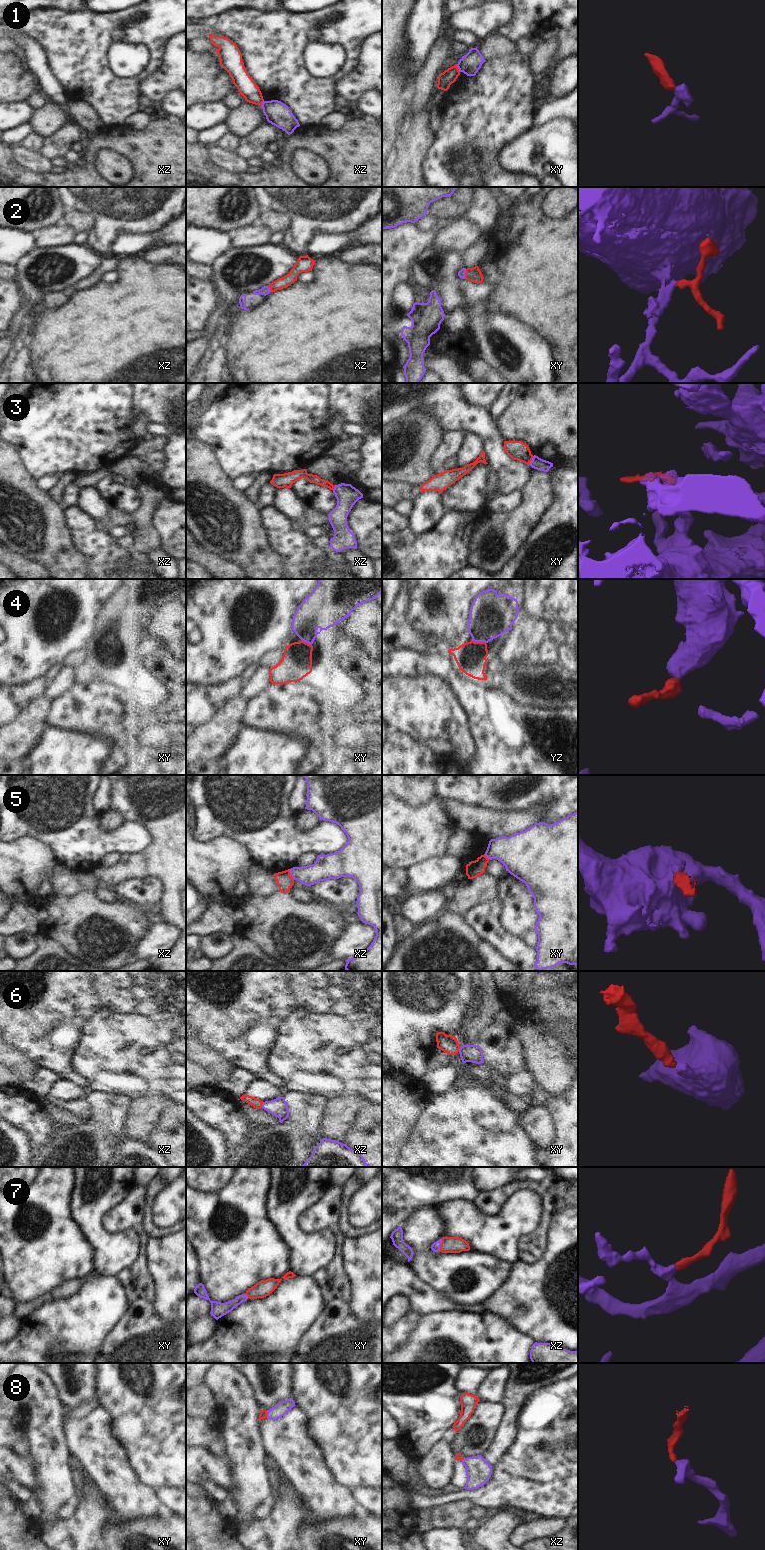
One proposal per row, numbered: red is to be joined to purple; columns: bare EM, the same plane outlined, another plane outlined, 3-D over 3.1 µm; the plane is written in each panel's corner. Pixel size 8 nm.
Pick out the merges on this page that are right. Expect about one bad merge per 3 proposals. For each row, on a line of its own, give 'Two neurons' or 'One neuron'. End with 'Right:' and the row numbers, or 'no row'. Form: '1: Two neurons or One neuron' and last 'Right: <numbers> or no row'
1: Two neurons
2: One neuron
3: Two neurons
4: One neuron
5: Two neurons
6: One neuron
7: One neuron
8: One neuron
Right: 2, 4, 6, 7, 8.

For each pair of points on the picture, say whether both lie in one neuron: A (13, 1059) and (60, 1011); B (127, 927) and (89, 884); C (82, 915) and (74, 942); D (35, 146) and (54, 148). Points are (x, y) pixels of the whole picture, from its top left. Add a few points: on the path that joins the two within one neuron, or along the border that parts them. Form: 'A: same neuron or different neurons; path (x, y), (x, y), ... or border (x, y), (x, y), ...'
A: different neurons; border (10, 1044), (20, 1049), (40, 1065)
B: same neuron; path (114, 923), (89, 897)
C: same neuron; path (82, 922), (81, 935)
D: different neurons; border (44, 139), (44, 144), (38, 152)

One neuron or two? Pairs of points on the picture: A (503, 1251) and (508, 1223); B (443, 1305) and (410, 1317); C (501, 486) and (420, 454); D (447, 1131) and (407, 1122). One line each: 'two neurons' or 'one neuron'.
A: one neuron
B: two neurons
C: two neurons
D: two neurons

